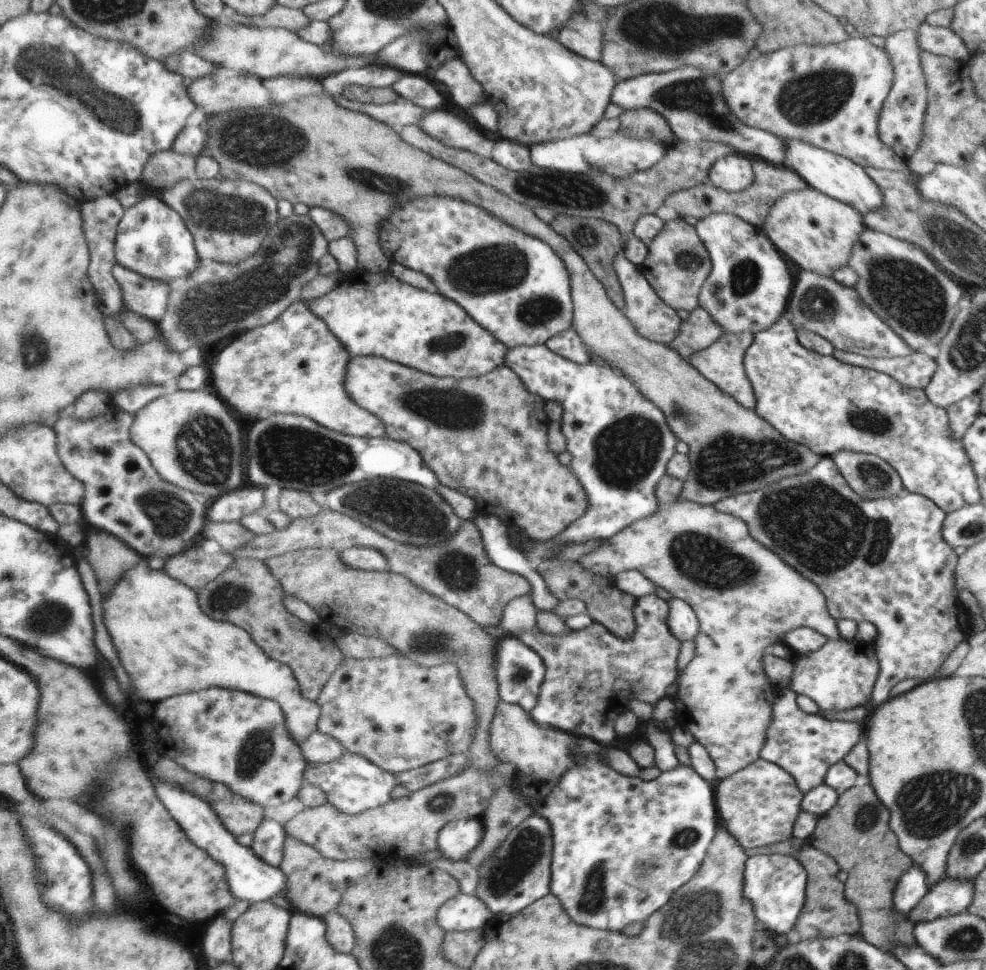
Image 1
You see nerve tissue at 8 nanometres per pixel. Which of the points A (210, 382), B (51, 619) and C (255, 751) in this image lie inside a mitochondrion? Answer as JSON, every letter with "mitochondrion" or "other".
{"A":"other","B":"mitochondrion","C":"mitochondrion"}

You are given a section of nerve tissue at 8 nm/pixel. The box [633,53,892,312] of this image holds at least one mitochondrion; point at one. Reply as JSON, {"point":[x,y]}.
{"point":[816,96]}

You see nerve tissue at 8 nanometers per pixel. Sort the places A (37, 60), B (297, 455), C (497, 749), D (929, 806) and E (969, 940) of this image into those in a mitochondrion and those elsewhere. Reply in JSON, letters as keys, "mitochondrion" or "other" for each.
{"A":"mitochondrion","B":"mitochondrion","C":"other","D":"mitochondrion","E":"mitochondrion"}

